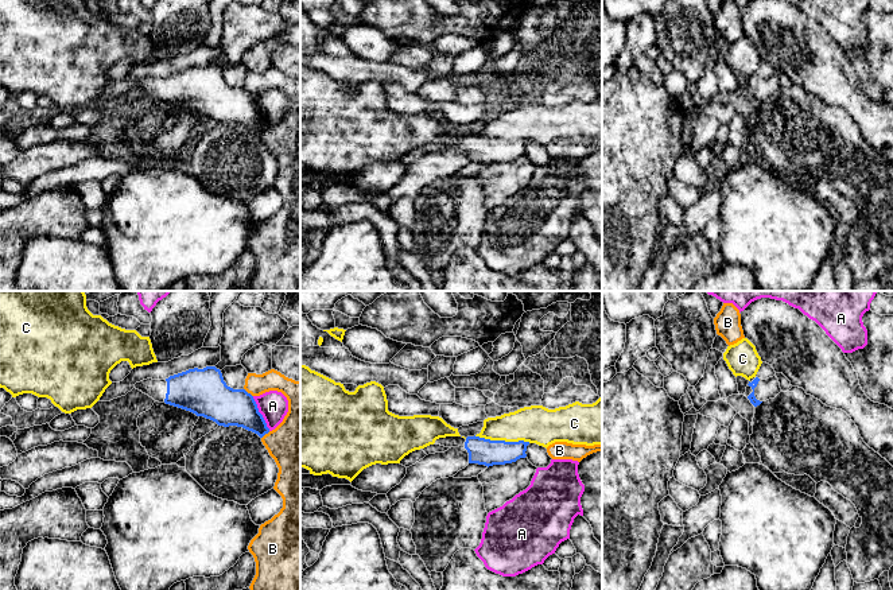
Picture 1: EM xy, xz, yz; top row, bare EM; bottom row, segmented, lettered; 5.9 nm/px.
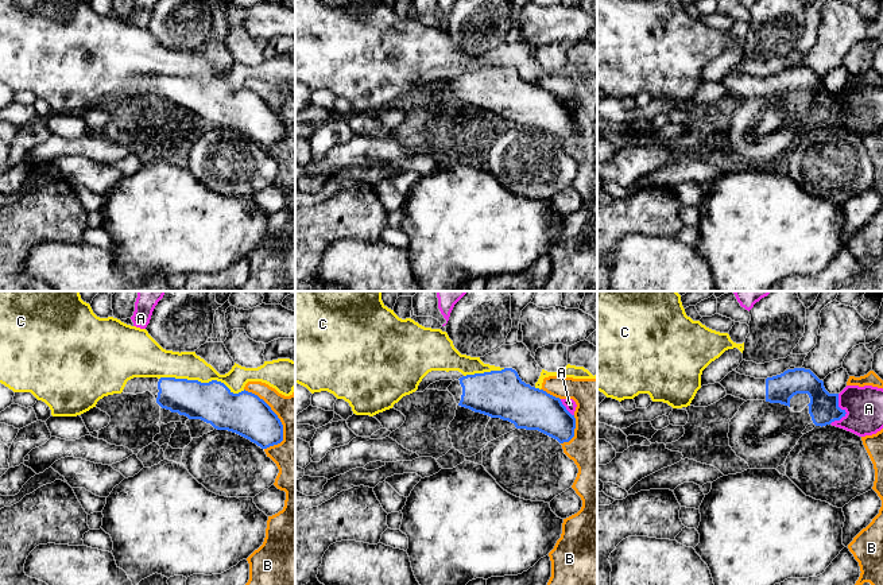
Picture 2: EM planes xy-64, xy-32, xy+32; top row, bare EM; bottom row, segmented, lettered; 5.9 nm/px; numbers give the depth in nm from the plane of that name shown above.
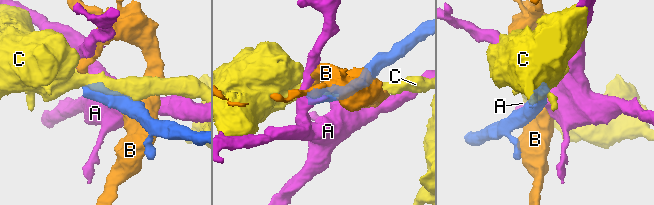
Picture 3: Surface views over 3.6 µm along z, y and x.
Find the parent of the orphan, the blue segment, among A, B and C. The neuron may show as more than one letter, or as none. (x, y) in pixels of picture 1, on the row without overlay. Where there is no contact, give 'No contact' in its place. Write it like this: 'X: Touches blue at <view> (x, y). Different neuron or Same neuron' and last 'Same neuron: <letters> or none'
A: Touches blue at xy (260, 112). Different neuron
B: Touches blue at xy (247, 90). Different neuron
C: Touches blue at xz (503, 139). Different neuron
Same neuron: none

